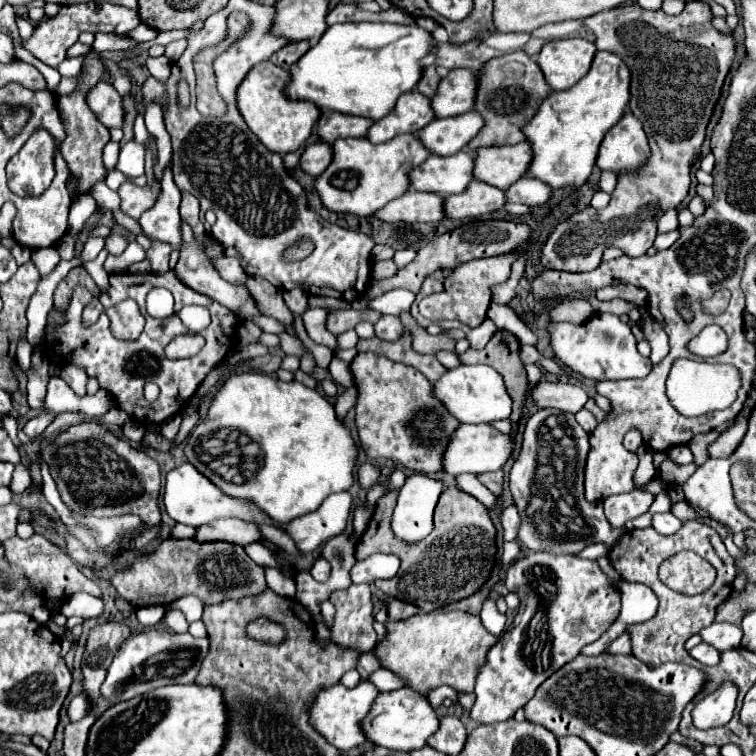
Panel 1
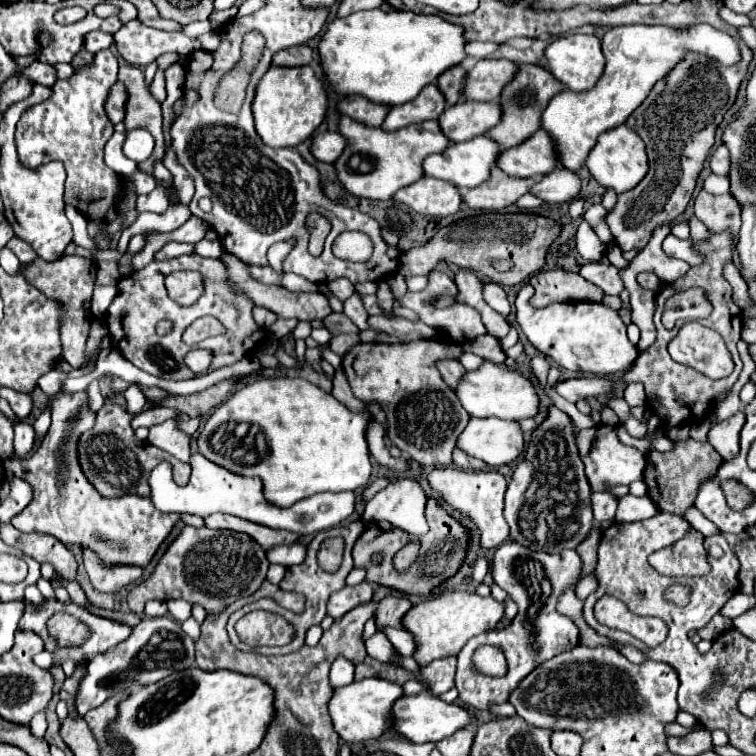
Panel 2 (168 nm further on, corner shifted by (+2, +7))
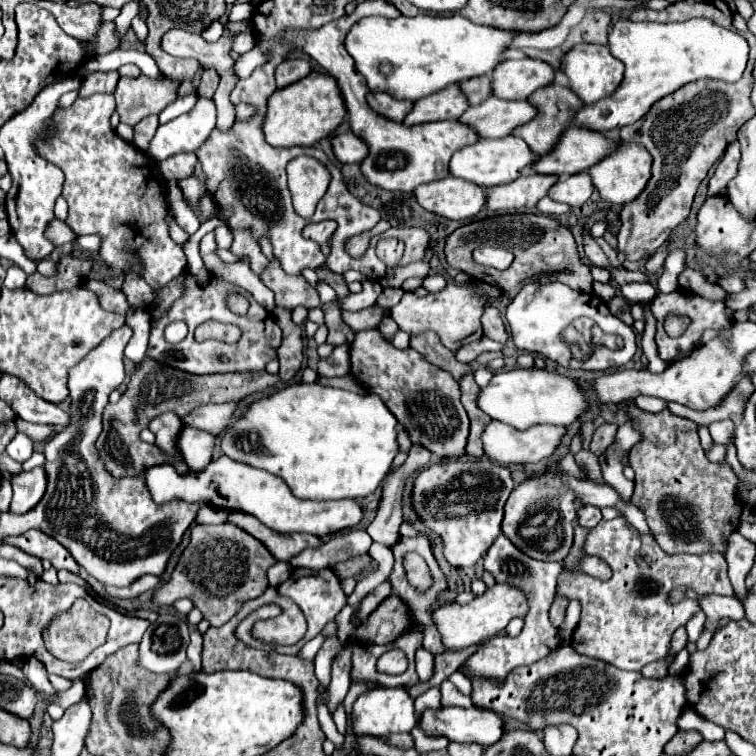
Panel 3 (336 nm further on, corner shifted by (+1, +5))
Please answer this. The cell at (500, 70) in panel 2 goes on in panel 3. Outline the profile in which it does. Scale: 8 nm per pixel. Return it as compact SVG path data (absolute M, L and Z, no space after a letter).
M533 58L503 60L491 72L491 92L503 100L527 100L537 88L553 82L555 70Z

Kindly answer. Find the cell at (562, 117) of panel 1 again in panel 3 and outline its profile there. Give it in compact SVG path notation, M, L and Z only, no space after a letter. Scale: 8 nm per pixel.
M705 18L669 24L619 20L609 32L609 52L625 64L619 88L599 102L583 104L571 120L573 126L583 126L599 134L617 134L621 126L641 120L659 98L675 92L683 84L699 78L737 82L747 66L749 46L739 32L721 28Z

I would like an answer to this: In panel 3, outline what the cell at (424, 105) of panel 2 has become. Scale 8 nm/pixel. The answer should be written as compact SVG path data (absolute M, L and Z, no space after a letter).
M447 86L435 94L429 94L427 98L421 98L419 102L413 102L413 110L405 116L405 126L435 122L435 120L455 120L459 114L467 110L467 100L463 98L463 92L459 86Z

